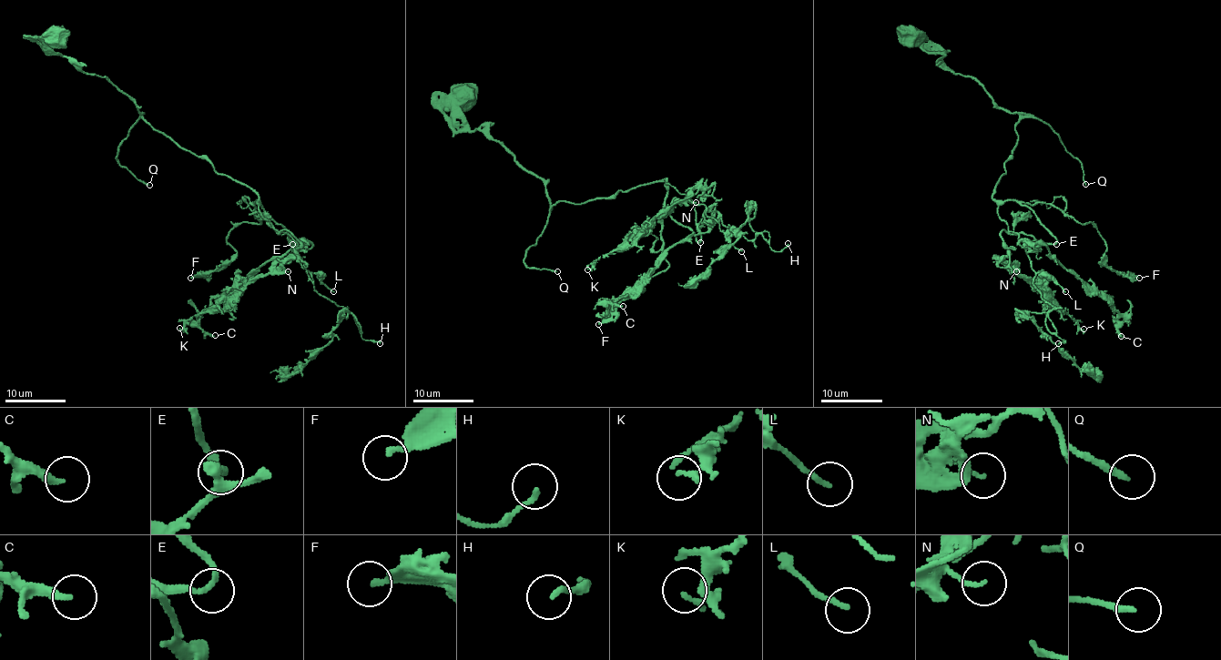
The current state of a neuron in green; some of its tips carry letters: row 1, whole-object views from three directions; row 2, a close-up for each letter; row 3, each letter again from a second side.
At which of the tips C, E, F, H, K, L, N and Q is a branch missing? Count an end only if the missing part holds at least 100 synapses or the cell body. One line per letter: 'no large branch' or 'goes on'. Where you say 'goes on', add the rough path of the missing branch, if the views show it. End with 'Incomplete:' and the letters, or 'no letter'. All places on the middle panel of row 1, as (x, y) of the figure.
C: no large branch
E: no large branch
F: no large branch
H: no large branch
K: no large branch
L: no large branch
N: no large branch
Q: goes on
Incomplete: Q

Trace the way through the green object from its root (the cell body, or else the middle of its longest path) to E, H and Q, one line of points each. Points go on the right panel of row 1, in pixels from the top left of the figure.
E: (910, 35), (1020, 116), (992, 197), (1029, 208), (1056, 244)
H: (910, 35), (1020, 116), (992, 197), (1025, 248), (1034, 287), (1054, 307), (1049, 319), (1065, 340), (1058, 343)
Q: (910, 35), (926, 51), (941, 53), (953, 73), (971, 77), (998, 106), (1042, 120), (1081, 163), (1085, 184)

